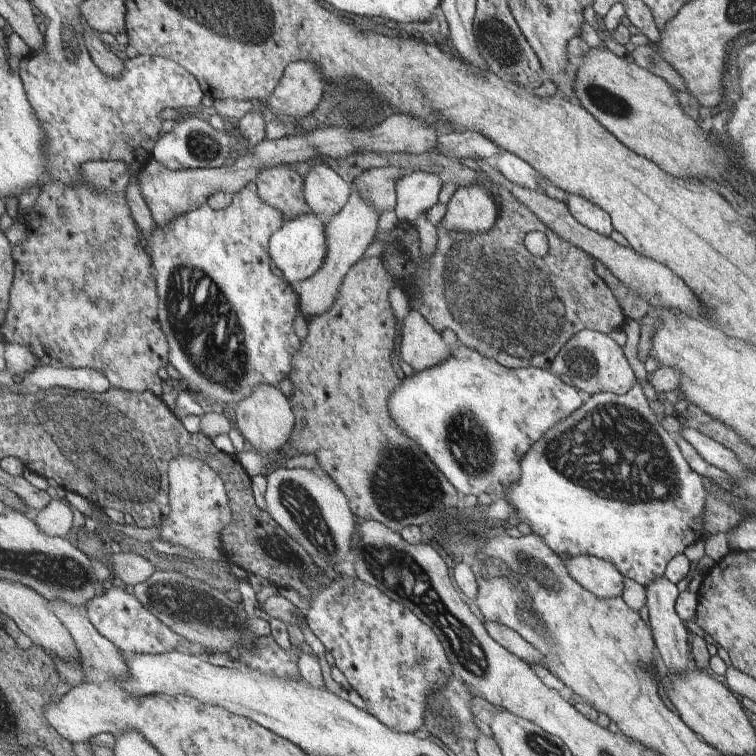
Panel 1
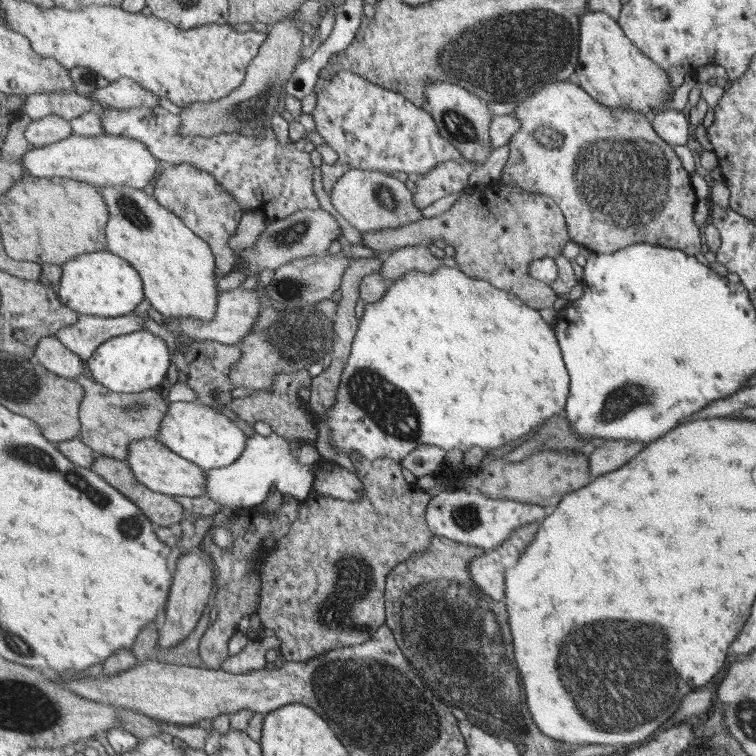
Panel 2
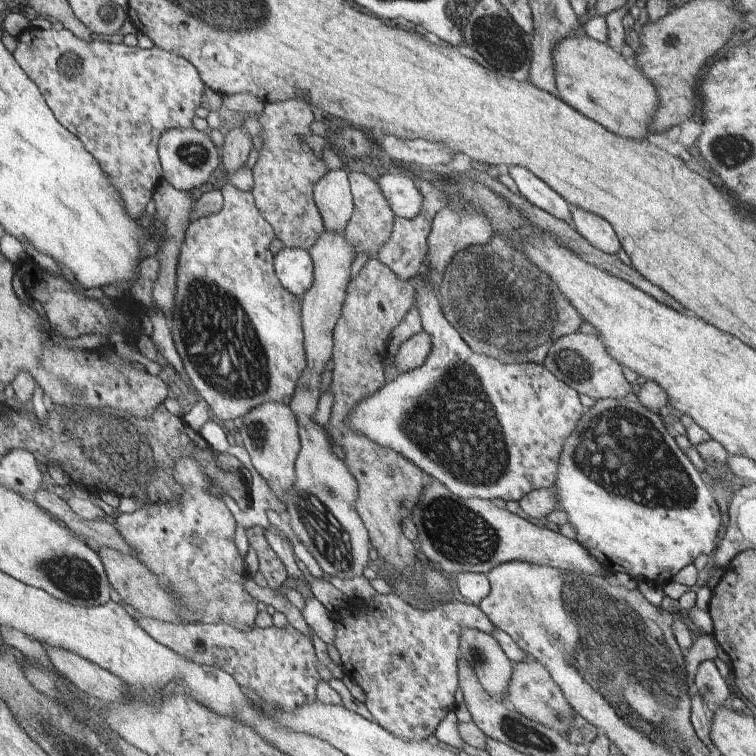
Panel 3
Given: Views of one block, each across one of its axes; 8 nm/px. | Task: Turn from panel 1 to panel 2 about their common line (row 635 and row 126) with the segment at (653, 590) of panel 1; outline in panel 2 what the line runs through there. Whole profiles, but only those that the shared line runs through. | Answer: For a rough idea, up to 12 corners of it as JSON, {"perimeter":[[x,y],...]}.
{"perimeter":[[686,111],[651,115],[656,134],[672,146],[688,142]]}

